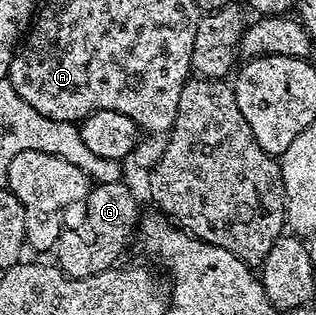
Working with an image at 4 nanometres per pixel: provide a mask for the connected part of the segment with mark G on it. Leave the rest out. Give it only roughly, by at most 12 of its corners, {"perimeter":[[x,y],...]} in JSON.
{"perimeter":[[124,182],[90,186],[85,216],[57,238],[72,279],[103,273],[134,238]]}

